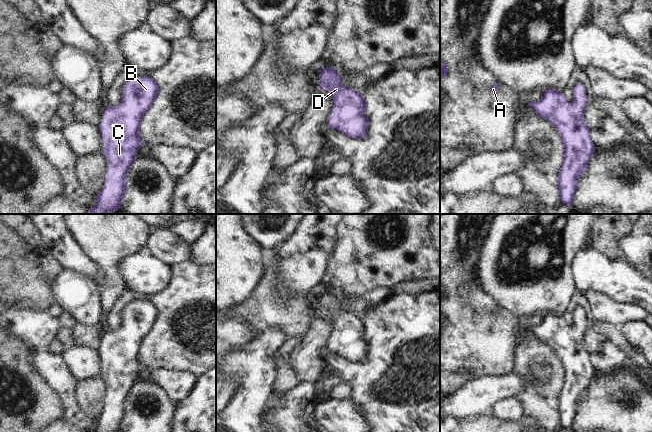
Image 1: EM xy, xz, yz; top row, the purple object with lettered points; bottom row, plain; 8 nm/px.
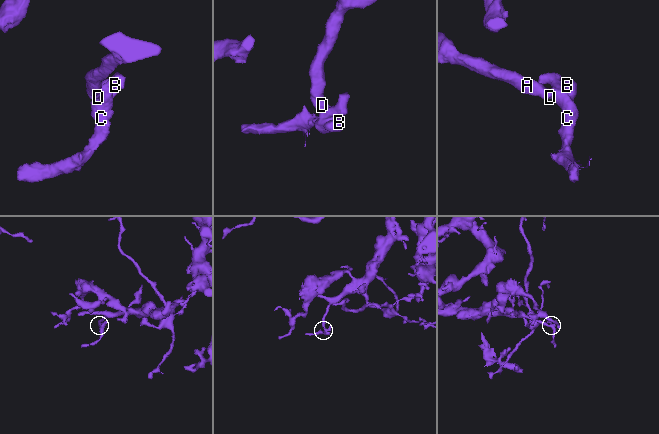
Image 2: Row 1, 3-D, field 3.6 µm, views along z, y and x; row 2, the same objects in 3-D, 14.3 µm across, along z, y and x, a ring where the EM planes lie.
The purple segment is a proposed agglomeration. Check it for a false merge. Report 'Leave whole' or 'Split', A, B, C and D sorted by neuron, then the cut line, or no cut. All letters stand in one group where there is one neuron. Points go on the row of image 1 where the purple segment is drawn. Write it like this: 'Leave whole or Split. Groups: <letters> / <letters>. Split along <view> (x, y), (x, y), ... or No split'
Leave whole. Groups: A B C D. No split.

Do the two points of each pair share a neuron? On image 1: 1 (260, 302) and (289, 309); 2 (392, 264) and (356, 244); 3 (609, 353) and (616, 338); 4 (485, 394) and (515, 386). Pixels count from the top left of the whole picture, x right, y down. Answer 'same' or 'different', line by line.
1: same
2: same
3: different
4: same

